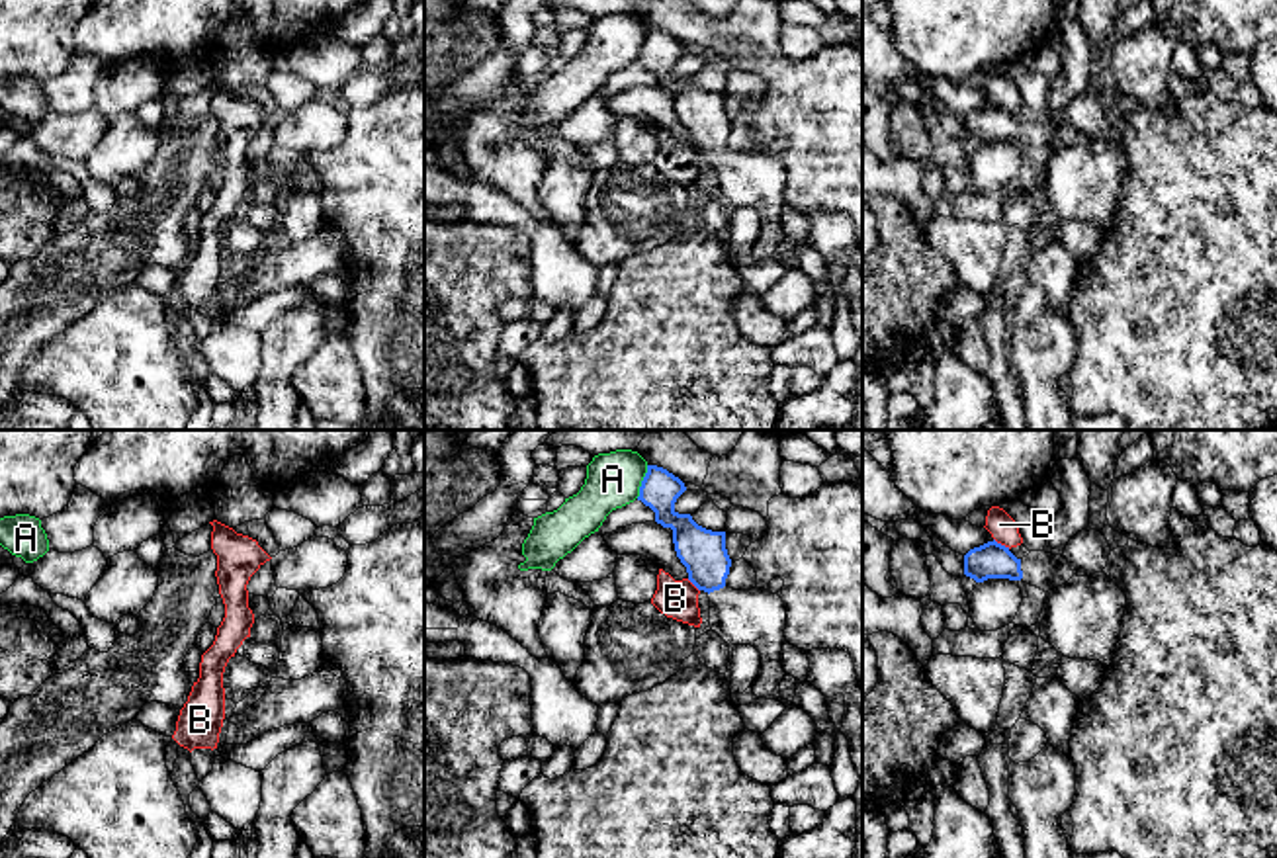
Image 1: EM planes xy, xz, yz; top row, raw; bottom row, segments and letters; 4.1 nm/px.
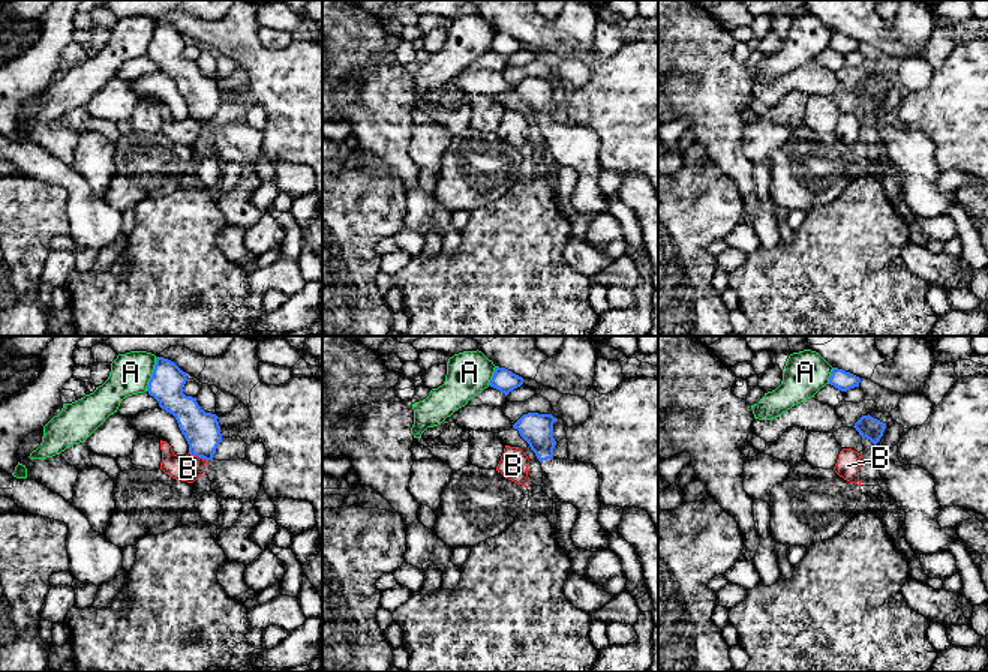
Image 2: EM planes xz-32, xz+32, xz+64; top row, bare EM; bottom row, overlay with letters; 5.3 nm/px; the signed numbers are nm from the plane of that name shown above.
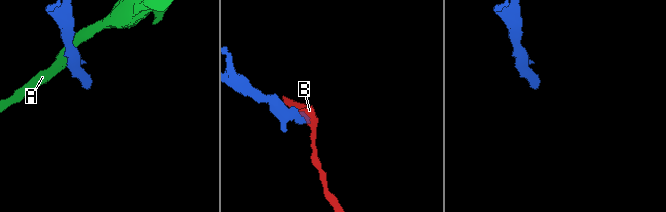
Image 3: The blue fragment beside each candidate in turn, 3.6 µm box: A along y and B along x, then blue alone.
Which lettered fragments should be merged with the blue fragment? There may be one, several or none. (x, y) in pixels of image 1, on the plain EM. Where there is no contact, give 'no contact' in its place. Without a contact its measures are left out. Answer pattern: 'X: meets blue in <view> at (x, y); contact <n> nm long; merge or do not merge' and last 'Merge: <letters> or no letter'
A: meets blue in xz at (642, 43); contact 140 nm long; do not merge
B: meets blue in yz at (1000, 106); contact 80 nm long; do not merge
Merge: no letter

